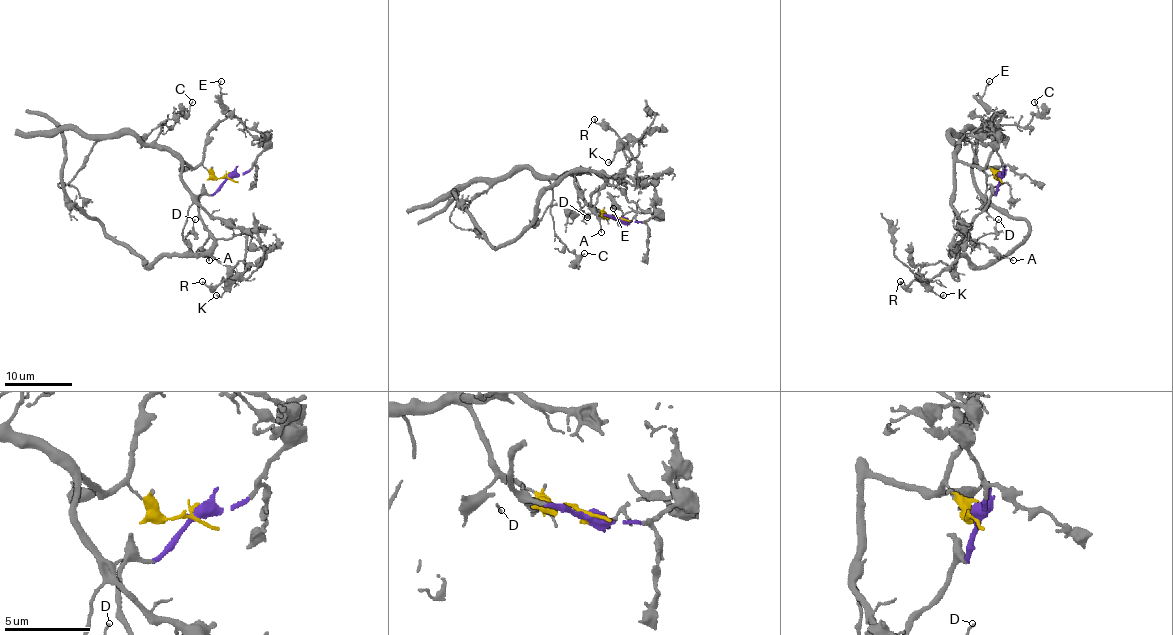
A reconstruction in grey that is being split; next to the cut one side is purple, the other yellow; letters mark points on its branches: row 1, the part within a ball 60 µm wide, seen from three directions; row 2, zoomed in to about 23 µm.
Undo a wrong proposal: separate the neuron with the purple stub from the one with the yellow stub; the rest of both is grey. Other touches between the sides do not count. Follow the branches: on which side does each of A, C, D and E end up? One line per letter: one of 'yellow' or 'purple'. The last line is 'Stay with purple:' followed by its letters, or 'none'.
A: purple
C: yellow
D: yellow
E: yellow
Stay with purple: A

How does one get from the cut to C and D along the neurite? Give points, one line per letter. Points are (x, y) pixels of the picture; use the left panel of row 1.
C: (227, 177), (215, 178), (198, 165), (185, 165), (160, 146), (158, 125), (172, 126), (188, 111), (192, 101)
D: (227, 177), (215, 178), (198, 165), (182, 163), (182, 183), (192, 205), (182, 229), (185, 239), (195, 219)

